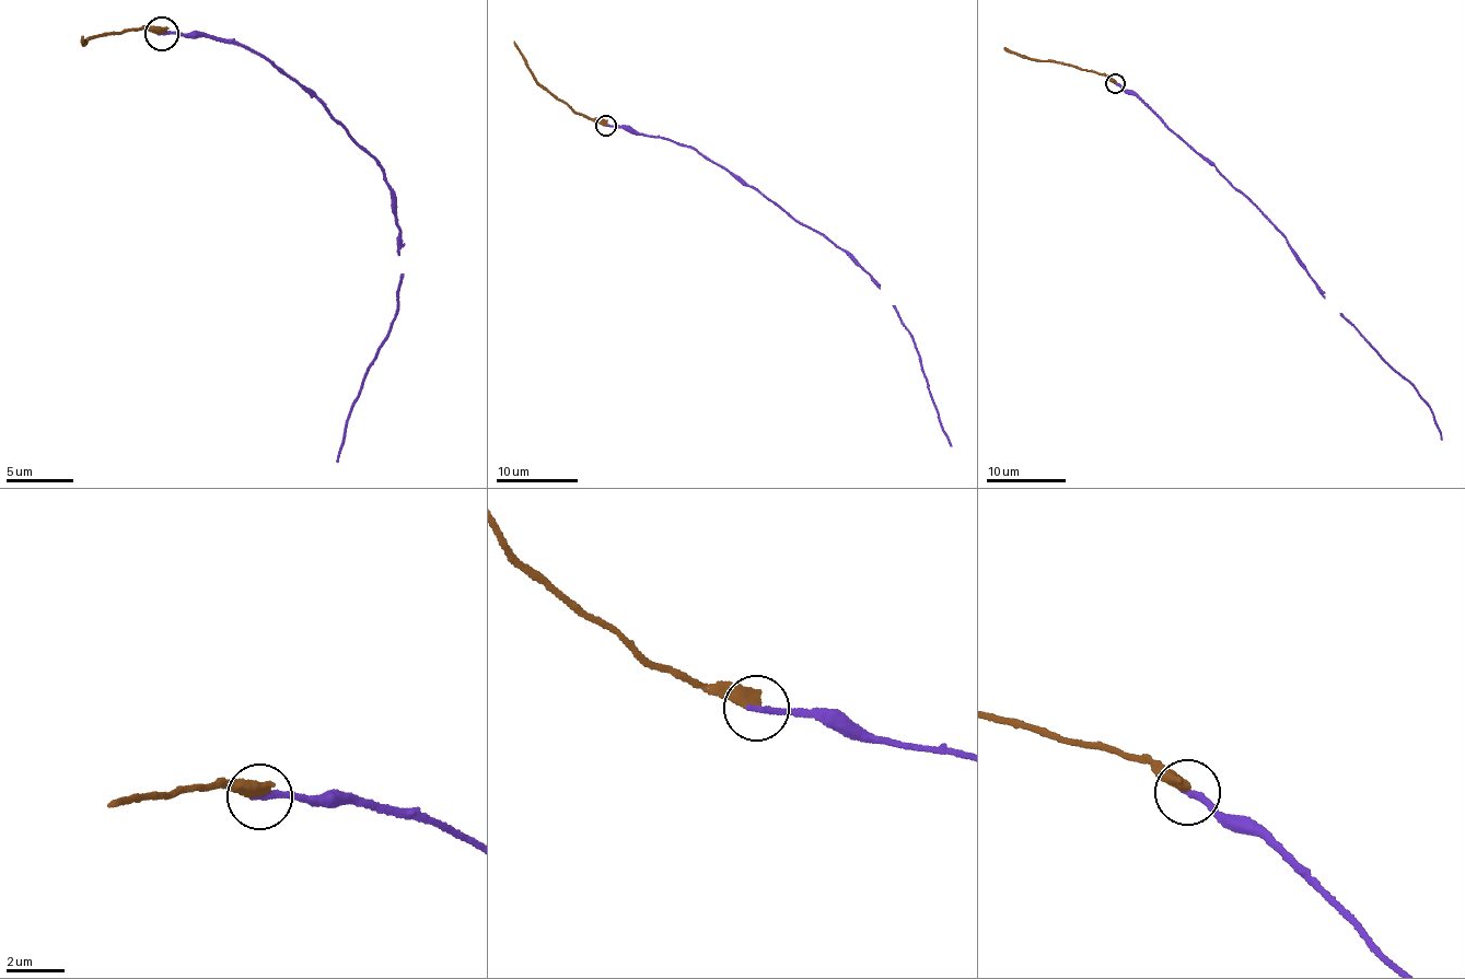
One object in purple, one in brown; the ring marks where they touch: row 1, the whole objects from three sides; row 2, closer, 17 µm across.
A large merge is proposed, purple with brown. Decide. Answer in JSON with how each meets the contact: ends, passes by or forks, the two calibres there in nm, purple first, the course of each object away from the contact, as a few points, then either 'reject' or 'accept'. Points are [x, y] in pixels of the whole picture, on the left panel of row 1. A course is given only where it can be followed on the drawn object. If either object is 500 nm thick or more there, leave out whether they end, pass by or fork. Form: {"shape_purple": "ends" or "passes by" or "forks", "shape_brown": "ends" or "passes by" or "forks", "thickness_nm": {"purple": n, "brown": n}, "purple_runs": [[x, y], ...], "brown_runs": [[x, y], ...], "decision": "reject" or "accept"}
{"shape_purple": "ends", "shape_brown": "ends", "thickness_nm": {"purple": 240, "brown": 480}, "purple_runs": [[162, 33], [233, 39], [274, 60], [311, 89], [384, 176], [399, 228], [397, 313], [350, 410], [335, 462]], "brown_runs": [[162, 33], [126, 32], [88, 41], [86, 45], [83, 35]], "decision": "accept"}

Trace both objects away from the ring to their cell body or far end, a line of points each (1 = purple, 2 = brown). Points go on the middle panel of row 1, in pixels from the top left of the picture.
1: (606, 125), (628, 126), (641, 133), (696, 149), (836, 245), (868, 272), (913, 337), (950, 446)
2: (606, 125), (577, 115), (536, 81), (514, 42)

